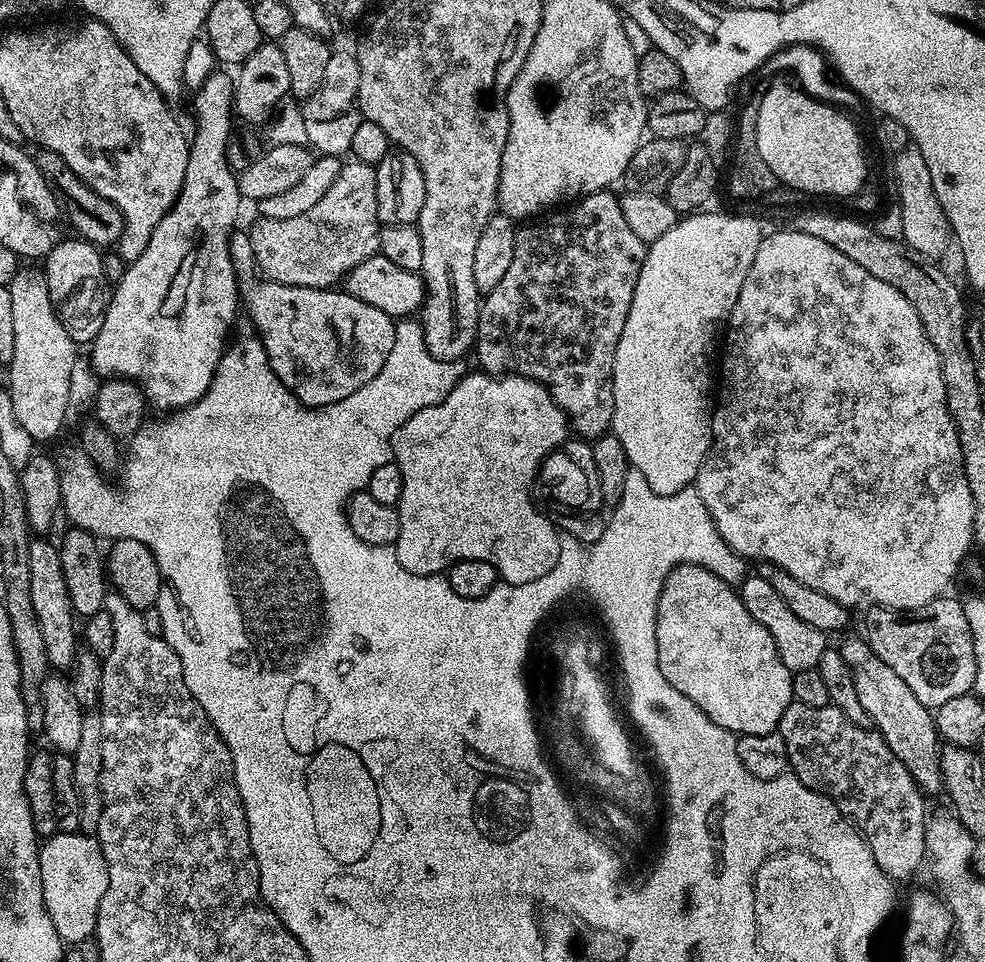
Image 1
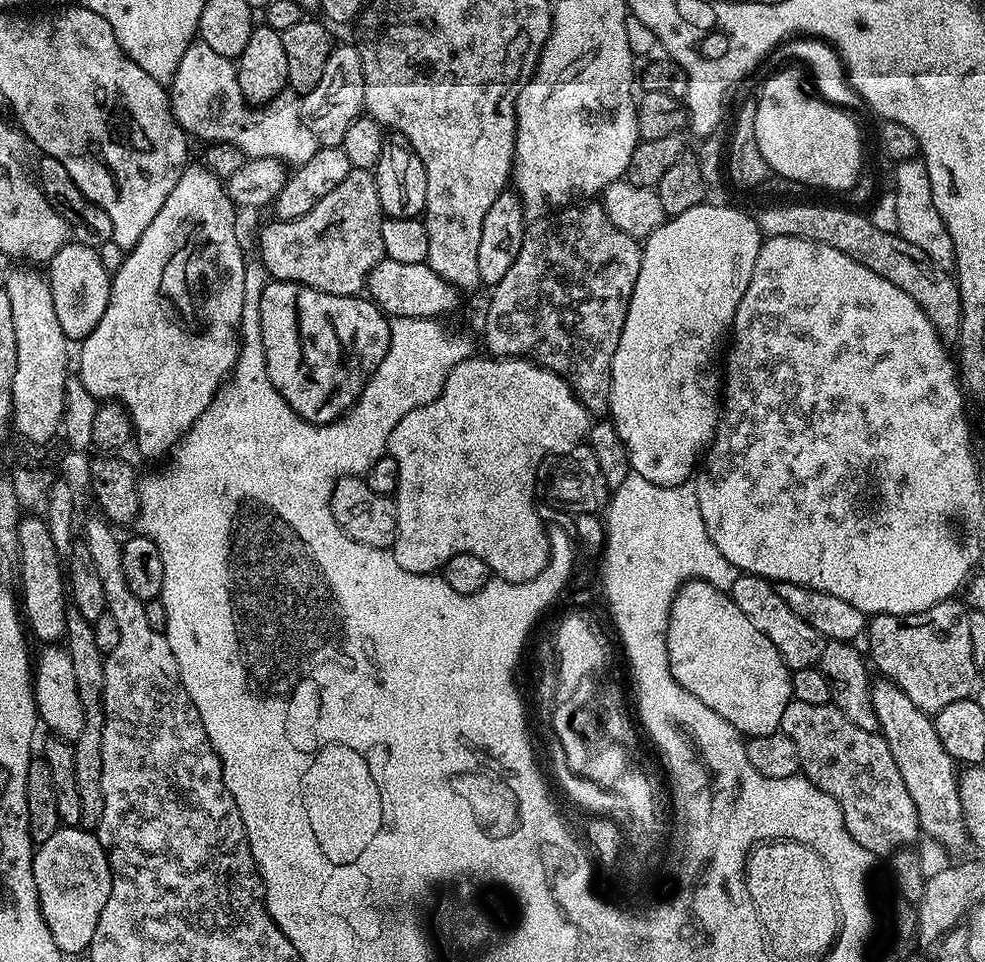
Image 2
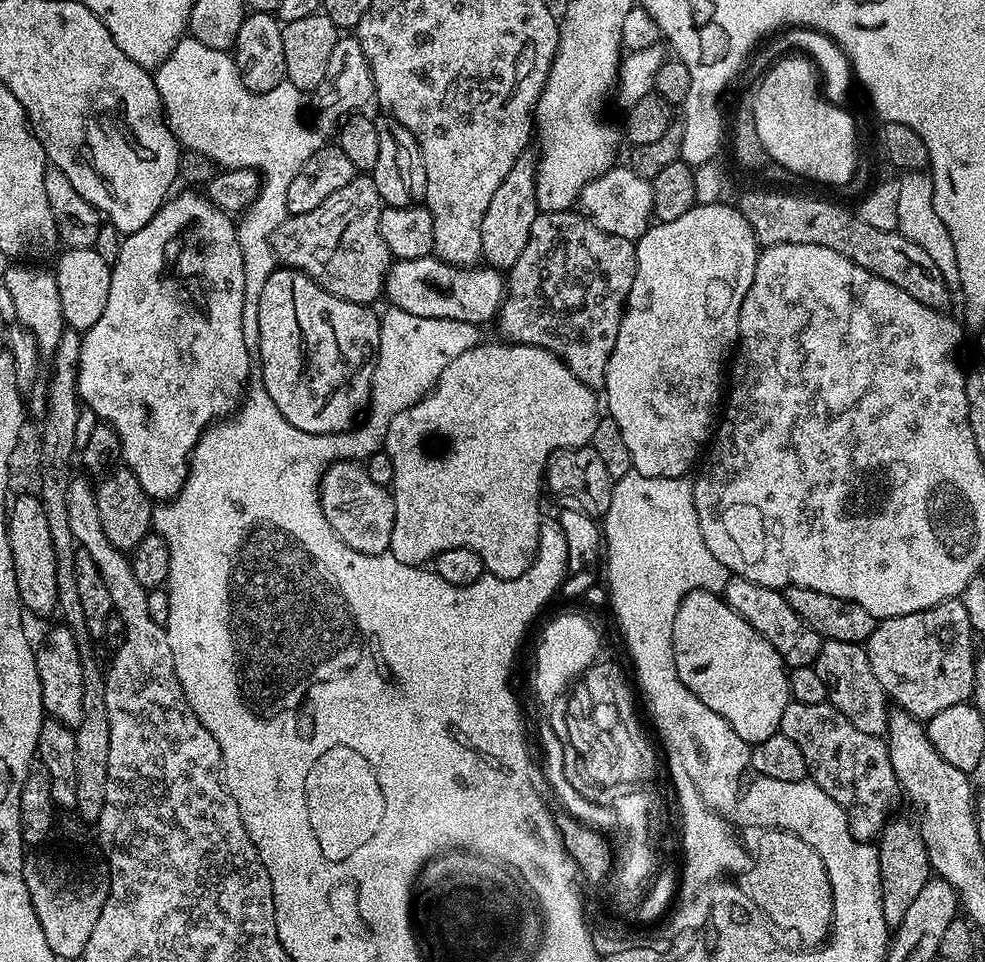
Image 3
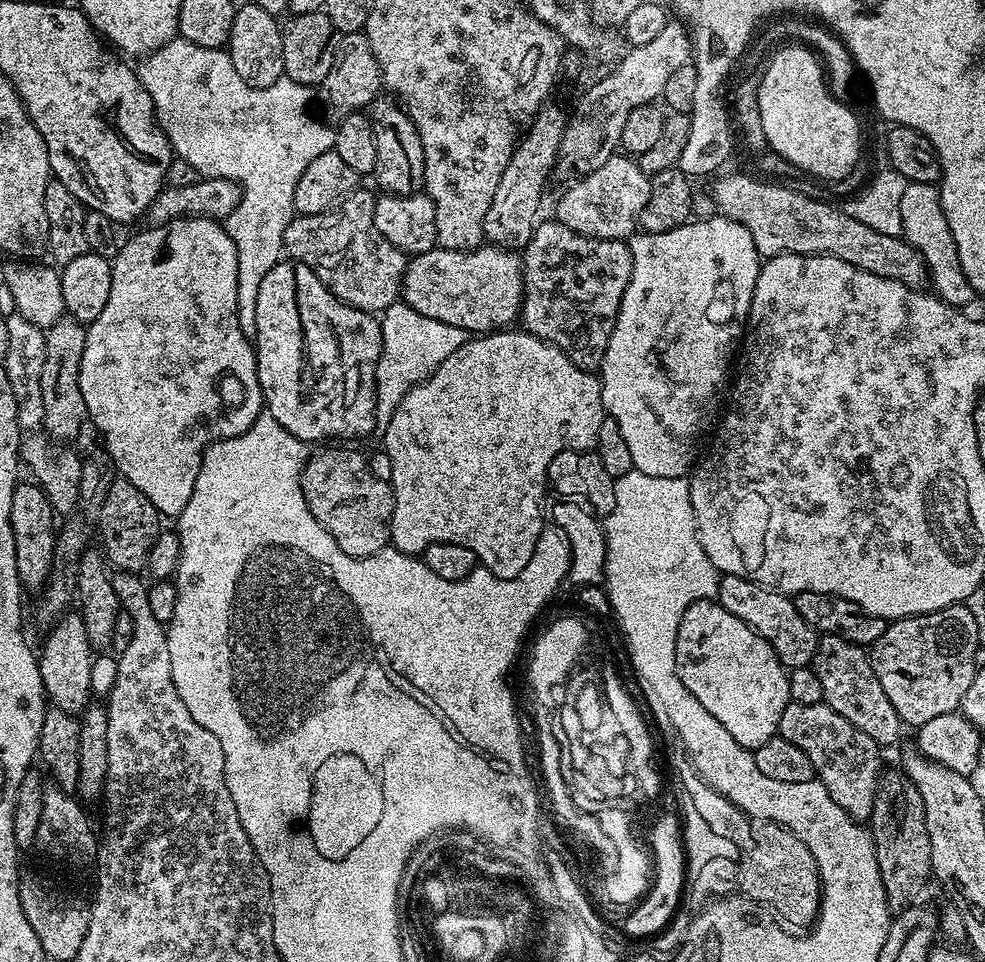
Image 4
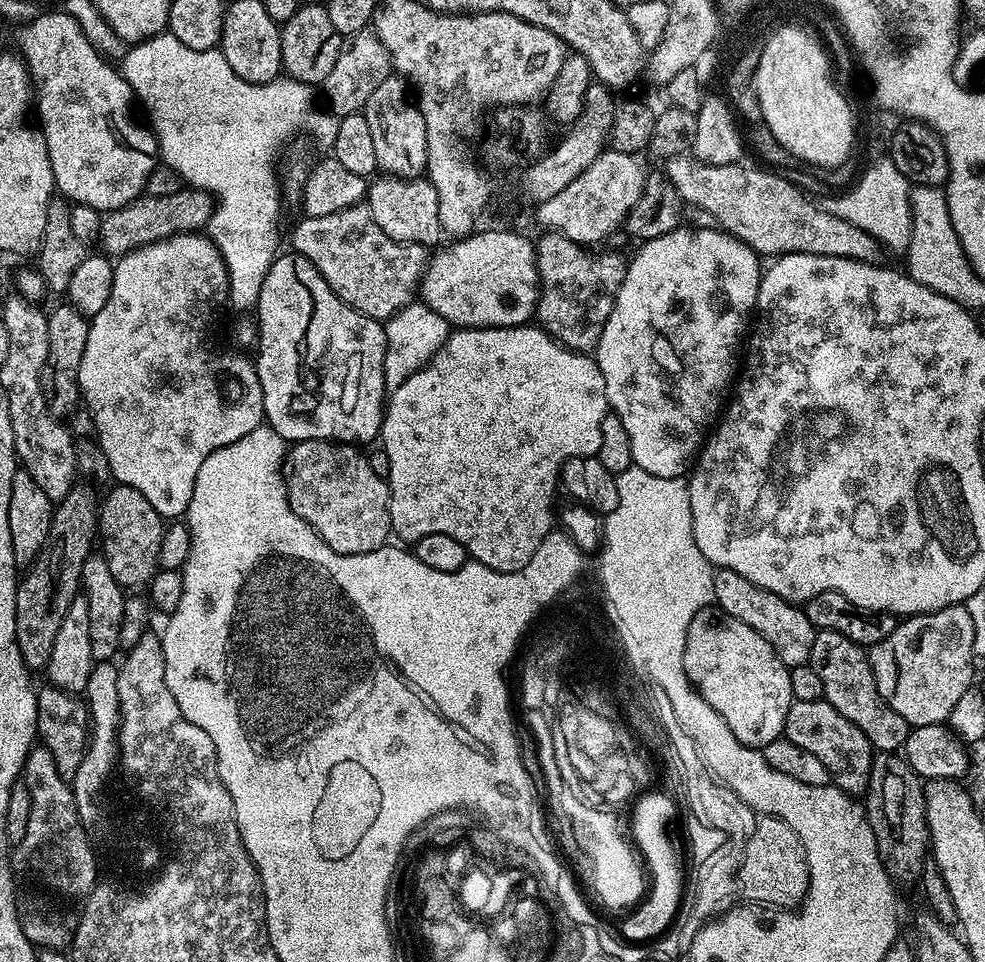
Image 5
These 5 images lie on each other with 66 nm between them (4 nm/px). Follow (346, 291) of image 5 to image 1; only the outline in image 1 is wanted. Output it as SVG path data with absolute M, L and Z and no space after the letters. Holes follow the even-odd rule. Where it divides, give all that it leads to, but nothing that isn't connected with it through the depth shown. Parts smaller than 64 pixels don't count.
M353 159L351 163L343 165L334 186L330 186L330 190L326 190L323 198L306 214L281 220L257 219L247 237L252 244L256 267L267 279L290 286L331 289L339 285L348 272L354 270L354 266L379 253L382 225L376 218L376 170L373 165L363 164L361 160Z

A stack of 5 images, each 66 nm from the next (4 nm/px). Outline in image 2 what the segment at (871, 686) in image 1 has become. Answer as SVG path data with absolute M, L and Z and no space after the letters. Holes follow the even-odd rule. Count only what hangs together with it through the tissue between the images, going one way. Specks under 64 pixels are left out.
M877 679L872 685L872 705L874 714L878 714L880 735L884 737L886 746L890 746L890 754L894 754L894 762L898 766L898 774L902 774L902 782L906 782L906 790L910 790L910 798L914 798L914 810L918 810L920 831L925 837L937 840L944 848L952 852L960 852L969 847L968 831L962 818L962 804L958 802L957 761L946 754L946 746L938 738L935 719L929 713L923 712L914 702L910 702L906 692L893 680Z

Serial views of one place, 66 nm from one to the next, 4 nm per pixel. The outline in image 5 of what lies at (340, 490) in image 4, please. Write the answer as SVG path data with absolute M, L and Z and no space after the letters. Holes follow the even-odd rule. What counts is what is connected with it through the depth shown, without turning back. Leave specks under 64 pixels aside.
M302 440L291 445L286 456L288 501L294 514L302 518L334 550L343 556L376 554L393 535L390 518L390 494L385 477L370 470L367 455L356 444L342 444L335 440Z

